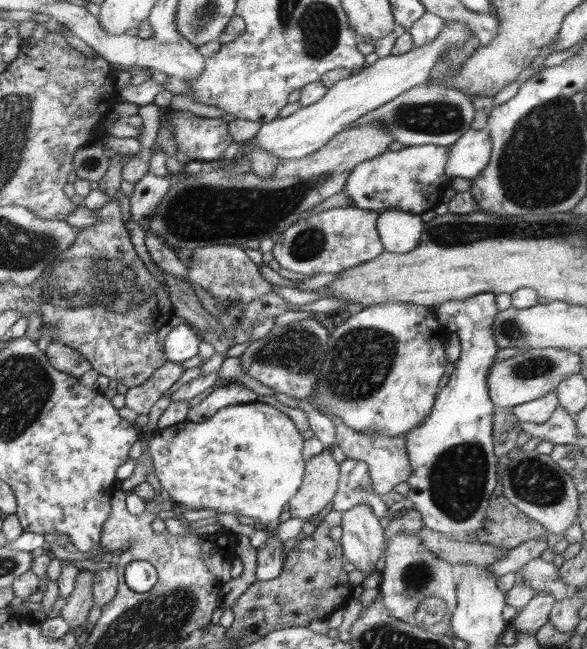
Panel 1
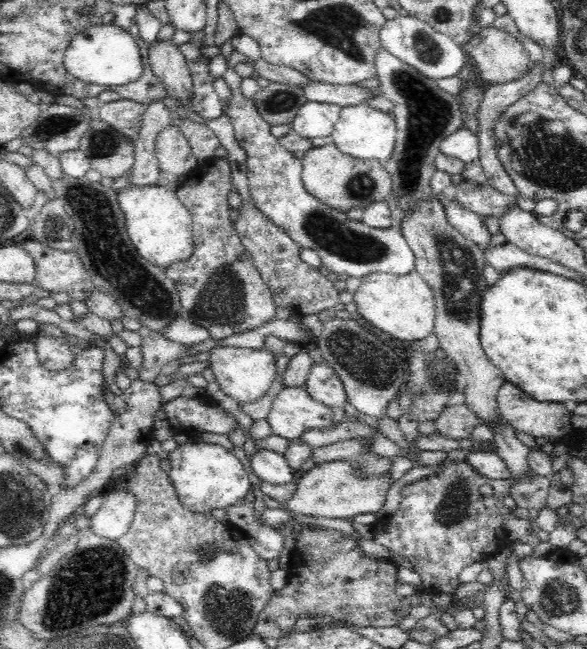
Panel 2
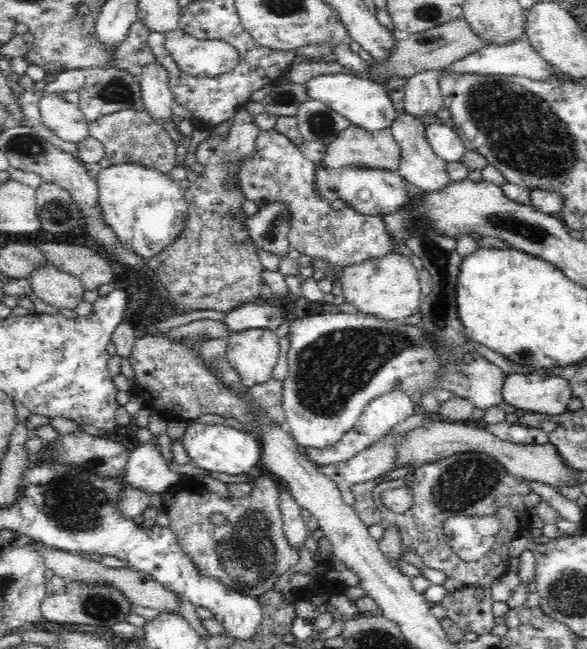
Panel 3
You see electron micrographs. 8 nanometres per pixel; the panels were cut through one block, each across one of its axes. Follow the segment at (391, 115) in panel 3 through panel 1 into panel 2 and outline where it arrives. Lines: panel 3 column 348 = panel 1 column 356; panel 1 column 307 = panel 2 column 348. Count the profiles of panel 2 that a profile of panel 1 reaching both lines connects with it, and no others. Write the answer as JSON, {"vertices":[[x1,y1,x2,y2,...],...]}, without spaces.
{"vertices":[[368,104,341,107,340,118,329,138,344,154,360,160,380,161,385,164,392,156,396,142,397,126,387,112,370,107]]}

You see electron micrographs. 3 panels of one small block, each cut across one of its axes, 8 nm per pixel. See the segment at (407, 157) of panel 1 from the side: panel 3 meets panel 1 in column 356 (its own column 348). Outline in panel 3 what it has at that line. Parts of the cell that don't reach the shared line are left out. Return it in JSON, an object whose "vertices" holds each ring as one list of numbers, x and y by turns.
{"vertices":[[320,162,315,164,315,182,324,199,331,202,340,199,346,203,346,207,372,216,388,216,400,209,406,202,409,188,407,180,398,171,360,169,355,166,343,170,325,170]]}

